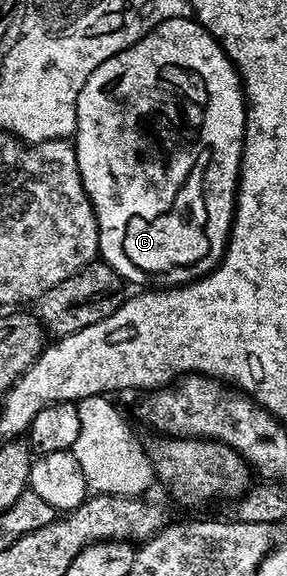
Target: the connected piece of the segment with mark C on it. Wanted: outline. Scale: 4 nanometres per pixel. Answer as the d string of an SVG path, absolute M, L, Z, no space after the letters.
M193 17L165 19L160 25L153 27L147 35L136 40L128 49L108 57L108 61L104 61L100 65L96 65L96 69L92 69L88 81L84 81L84 89L80 89L80 97L76 101L76 129L72 136L72 142L74 144L74 152L78 158L78 164L80 165L82 184L96 213L96 221L98 222L98 254L101 262L108 264L127 284L135 283L138 286L135 288L138 289L153 288L155 285L161 284L158 283L161 279L163 279L163 284L166 287L183 287L185 283L195 283L196 280L204 278L208 272L213 271L222 262L222 257L226 254L226 245L230 241L230 227L234 223L234 205L238 202L238 174L242 168L242 142L244 141L245 132L246 97L242 89L242 81L238 78L238 71L234 67L234 62L226 56L224 49L205 31L202 24Z

